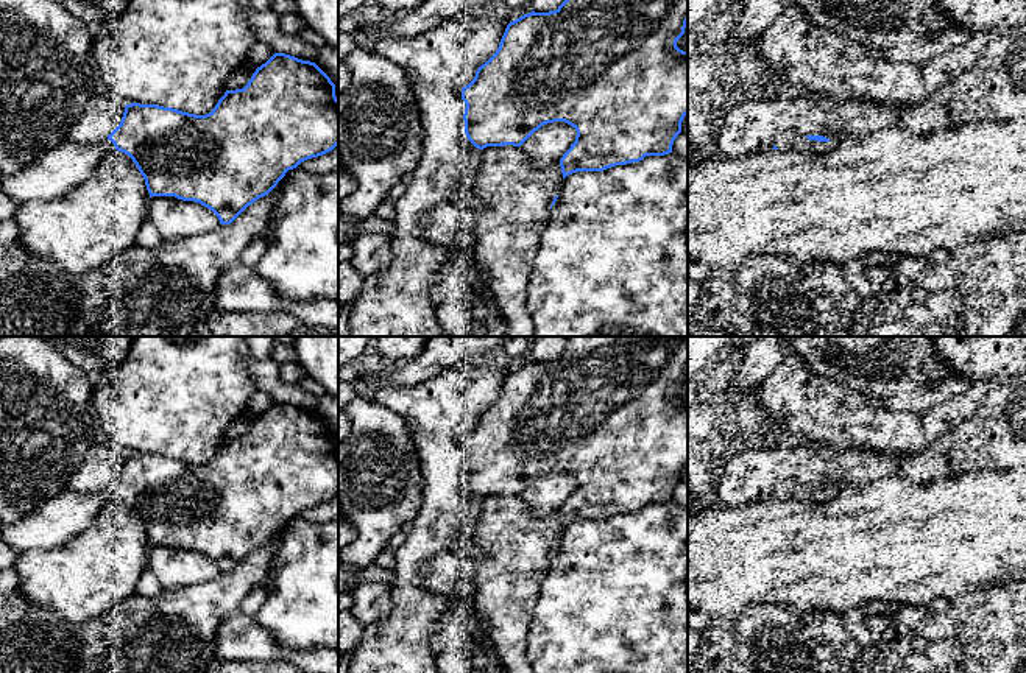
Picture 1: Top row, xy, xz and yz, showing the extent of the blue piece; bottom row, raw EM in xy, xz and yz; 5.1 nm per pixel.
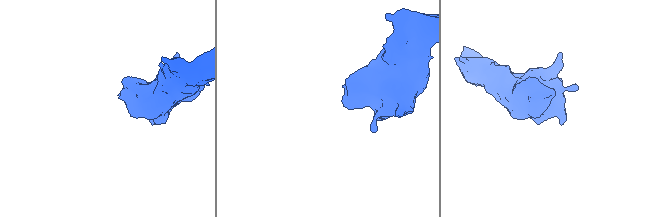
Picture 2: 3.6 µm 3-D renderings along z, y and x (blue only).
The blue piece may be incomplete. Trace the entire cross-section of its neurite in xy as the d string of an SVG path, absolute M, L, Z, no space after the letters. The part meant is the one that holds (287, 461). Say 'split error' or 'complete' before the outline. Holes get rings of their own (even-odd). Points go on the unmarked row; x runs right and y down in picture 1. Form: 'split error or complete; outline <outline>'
split error; outline M274 402L256 418L243 438L226 439L206 464L157 453L125 455L120 474L94 492L64 489L14 523L3 523L0 539L17 555L59 547L92 522L111 500L128 503L151 545L175 545L211 558L220 573L231 573L248 555L268 544L288 519L338 494L338 447L331 427L310 410Z

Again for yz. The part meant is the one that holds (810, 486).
split error; outline M791 477L775 489L773 499L781 502L822 502L830 495L830 488L823 484L805 484L800 478Z

